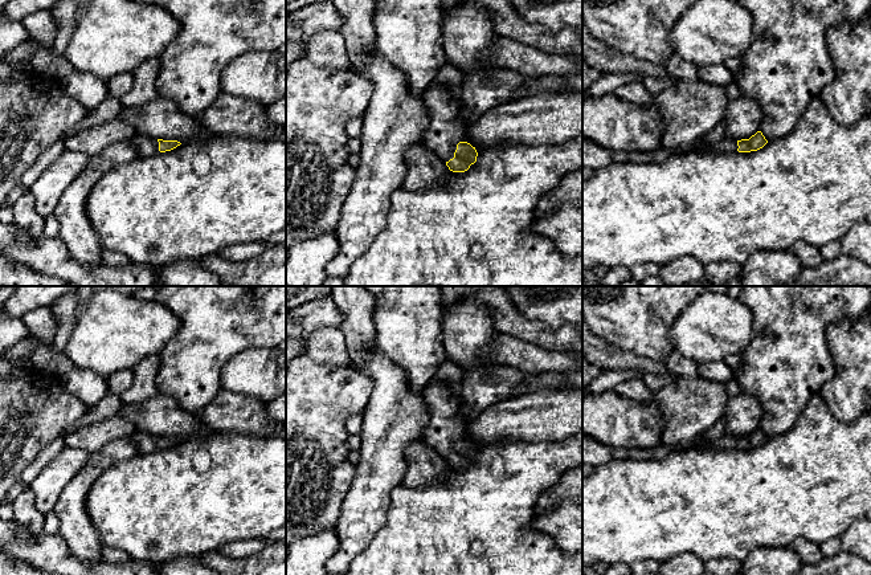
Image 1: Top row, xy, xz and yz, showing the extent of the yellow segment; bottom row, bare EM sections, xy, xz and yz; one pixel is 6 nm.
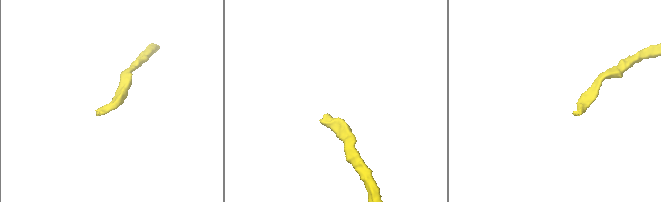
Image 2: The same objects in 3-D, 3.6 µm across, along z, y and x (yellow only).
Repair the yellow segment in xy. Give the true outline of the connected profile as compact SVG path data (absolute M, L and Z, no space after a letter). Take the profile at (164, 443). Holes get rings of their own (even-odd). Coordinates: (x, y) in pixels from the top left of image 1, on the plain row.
M136 431L132 436L132 441L139 453L151 453L158 449L171 448L180 443L181 440L177 437L163 437Z

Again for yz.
M757 428L749 436L733 437L728 433L717 439L716 441L708 441L703 437L699 437L690 444L688 448L711 448L711 449L751 449L762 445L768 437L761 428Z

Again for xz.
M436 378L422 393L429 413L424 443L443 457L450 468L467 468L477 458L478 449L466 439L466 423L458 419L461 397Z

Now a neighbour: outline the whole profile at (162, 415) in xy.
M163 393L136 404L123 404L118 415L136 431L181 441L210 432L201 424L199 415L187 412L175 399Z

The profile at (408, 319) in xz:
M384 286L380 297L373 310L375 346L405 371L410 388L421 392L433 380L437 367L447 360L439 286Z

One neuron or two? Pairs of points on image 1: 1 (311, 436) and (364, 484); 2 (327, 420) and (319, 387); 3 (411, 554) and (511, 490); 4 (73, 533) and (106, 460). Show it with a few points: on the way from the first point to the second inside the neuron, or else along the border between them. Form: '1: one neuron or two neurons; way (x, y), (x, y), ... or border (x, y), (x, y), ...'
1: two neurons; border (355, 465), (355, 477), (342, 502)
2: one neuron; way (319, 412), (319, 395)
3: one neuron; way (436, 542), (454, 542), (486, 510)
4: one neuron; way (73, 514), (74, 493), (88, 476)

